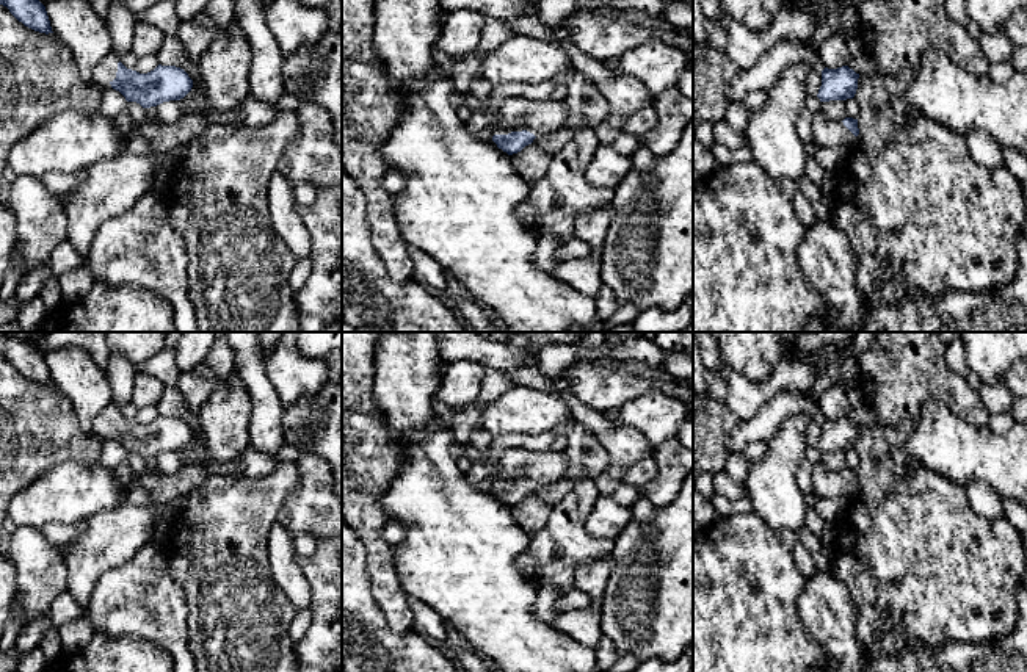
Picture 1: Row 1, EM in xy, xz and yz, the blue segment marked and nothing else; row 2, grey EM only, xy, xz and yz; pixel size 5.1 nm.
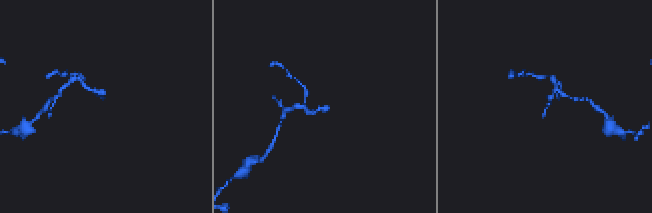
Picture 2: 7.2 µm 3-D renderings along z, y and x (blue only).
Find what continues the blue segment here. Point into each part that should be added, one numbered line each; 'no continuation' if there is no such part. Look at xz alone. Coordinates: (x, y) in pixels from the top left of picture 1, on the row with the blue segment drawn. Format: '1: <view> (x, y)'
1: xz (540, 118)

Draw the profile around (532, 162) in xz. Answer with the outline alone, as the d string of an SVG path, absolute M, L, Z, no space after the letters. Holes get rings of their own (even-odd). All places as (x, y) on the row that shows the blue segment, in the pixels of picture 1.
M528 144L521 152L510 155L514 171L528 183L538 182L549 168L552 154L546 149Z

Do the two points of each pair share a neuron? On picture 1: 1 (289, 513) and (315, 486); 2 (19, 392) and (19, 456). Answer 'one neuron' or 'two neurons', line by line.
1: one neuron
2: one neuron

